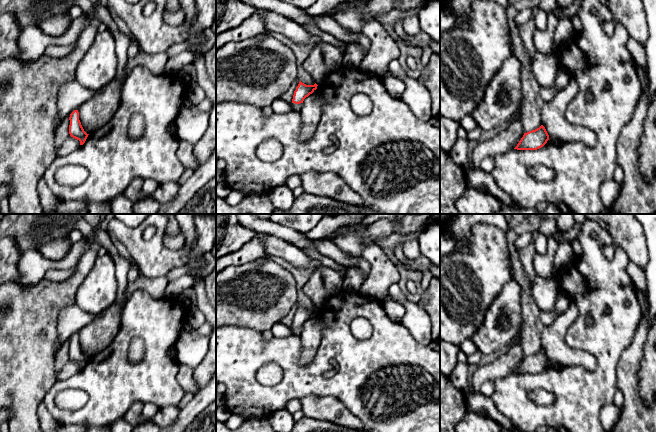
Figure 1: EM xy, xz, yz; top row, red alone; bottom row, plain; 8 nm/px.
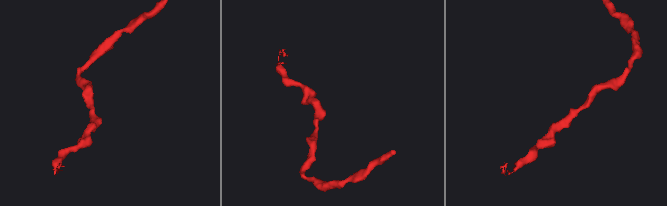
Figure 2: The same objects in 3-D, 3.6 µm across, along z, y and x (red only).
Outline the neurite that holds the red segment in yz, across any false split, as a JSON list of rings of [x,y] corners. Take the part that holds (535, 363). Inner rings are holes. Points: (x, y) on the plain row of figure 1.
[[[543,349],[539,352],[524,357],[523,361],[514,373],[537,374],[543,371],[549,364],[549,359]]]

